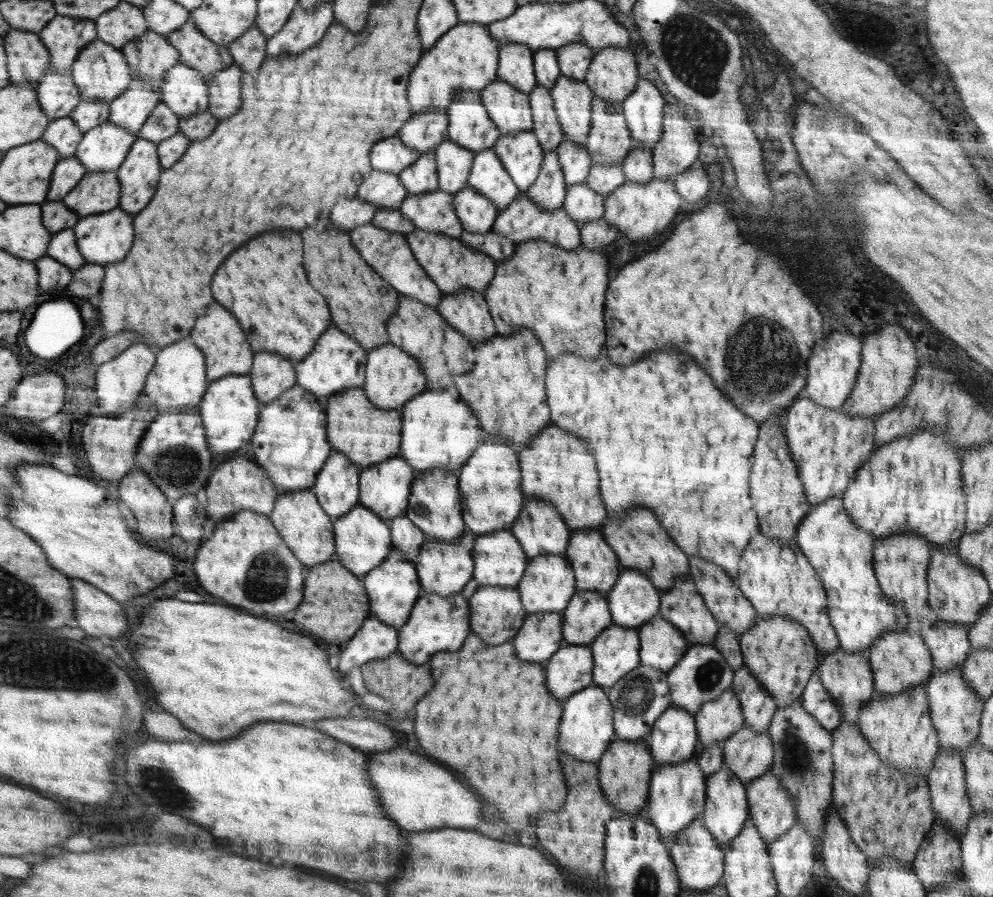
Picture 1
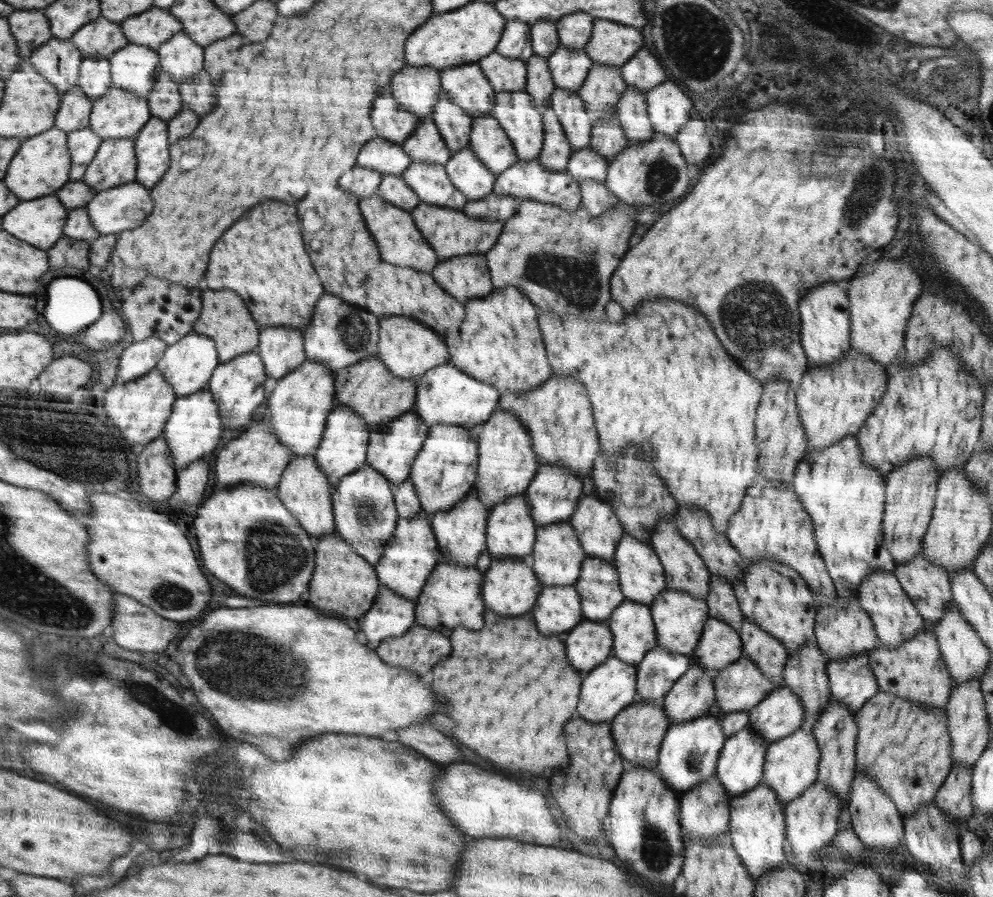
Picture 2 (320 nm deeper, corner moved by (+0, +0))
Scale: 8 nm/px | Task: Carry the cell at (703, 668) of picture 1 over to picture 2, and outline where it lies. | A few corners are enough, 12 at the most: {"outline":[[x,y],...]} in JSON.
{"outline":[[716,617],[705,622],[695,664],[718,672],[743,653],[739,632]]}

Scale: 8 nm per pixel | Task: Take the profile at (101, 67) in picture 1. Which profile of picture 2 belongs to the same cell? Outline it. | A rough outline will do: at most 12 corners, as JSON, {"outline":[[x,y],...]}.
{"outline":[[107,18],[71,36],[84,57],[110,60],[130,41]]}

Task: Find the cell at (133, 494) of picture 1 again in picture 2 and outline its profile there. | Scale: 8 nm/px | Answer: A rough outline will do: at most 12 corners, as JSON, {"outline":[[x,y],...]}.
{"outline":[[160,435],[138,449],[138,484],[150,500],[176,492],[176,471]]}

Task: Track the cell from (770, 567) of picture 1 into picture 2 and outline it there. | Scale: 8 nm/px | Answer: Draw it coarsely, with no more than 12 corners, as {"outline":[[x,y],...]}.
{"outline":[[756,474],[725,534],[784,563],[818,606],[837,590],[792,483]]}

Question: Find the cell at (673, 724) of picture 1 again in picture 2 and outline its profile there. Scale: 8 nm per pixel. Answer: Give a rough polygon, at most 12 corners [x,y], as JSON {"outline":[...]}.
{"outline":[[691,664],[662,704],[672,725],[715,702],[718,671]]}

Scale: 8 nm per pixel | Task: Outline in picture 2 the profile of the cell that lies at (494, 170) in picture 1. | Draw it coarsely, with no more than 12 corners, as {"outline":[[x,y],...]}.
{"outline":[[492,115],[474,117],[470,147],[492,174],[518,160]]}

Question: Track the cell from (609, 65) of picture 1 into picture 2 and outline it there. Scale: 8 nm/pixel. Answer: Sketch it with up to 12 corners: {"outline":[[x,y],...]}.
{"outline":[[596,19],[583,48],[592,64],[622,68],[644,47],[637,28]]}

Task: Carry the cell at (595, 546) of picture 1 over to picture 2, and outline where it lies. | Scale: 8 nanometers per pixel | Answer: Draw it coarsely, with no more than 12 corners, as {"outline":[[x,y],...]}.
{"outline":[[584,495],[568,522],[588,557],[612,562],[626,534],[615,509]]}

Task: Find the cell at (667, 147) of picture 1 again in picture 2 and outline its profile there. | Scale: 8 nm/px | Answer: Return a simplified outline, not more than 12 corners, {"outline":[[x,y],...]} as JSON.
{"outline":[[668,78],[644,95],[650,123],[674,139],[694,105]]}

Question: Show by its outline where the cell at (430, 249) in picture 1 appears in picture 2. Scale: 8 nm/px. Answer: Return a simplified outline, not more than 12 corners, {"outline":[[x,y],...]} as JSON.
{"outline":[[421,202],[411,215],[440,261],[486,254],[504,223]]}

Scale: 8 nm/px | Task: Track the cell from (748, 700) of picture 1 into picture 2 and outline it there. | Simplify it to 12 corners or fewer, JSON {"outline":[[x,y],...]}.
{"outline":[[746,618],[739,635],[743,657],[784,686],[787,648]]}

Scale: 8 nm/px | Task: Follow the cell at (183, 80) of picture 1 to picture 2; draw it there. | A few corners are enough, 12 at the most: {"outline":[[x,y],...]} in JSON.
{"outline":[[183,30],[156,50],[178,86],[203,71],[203,46]]}

